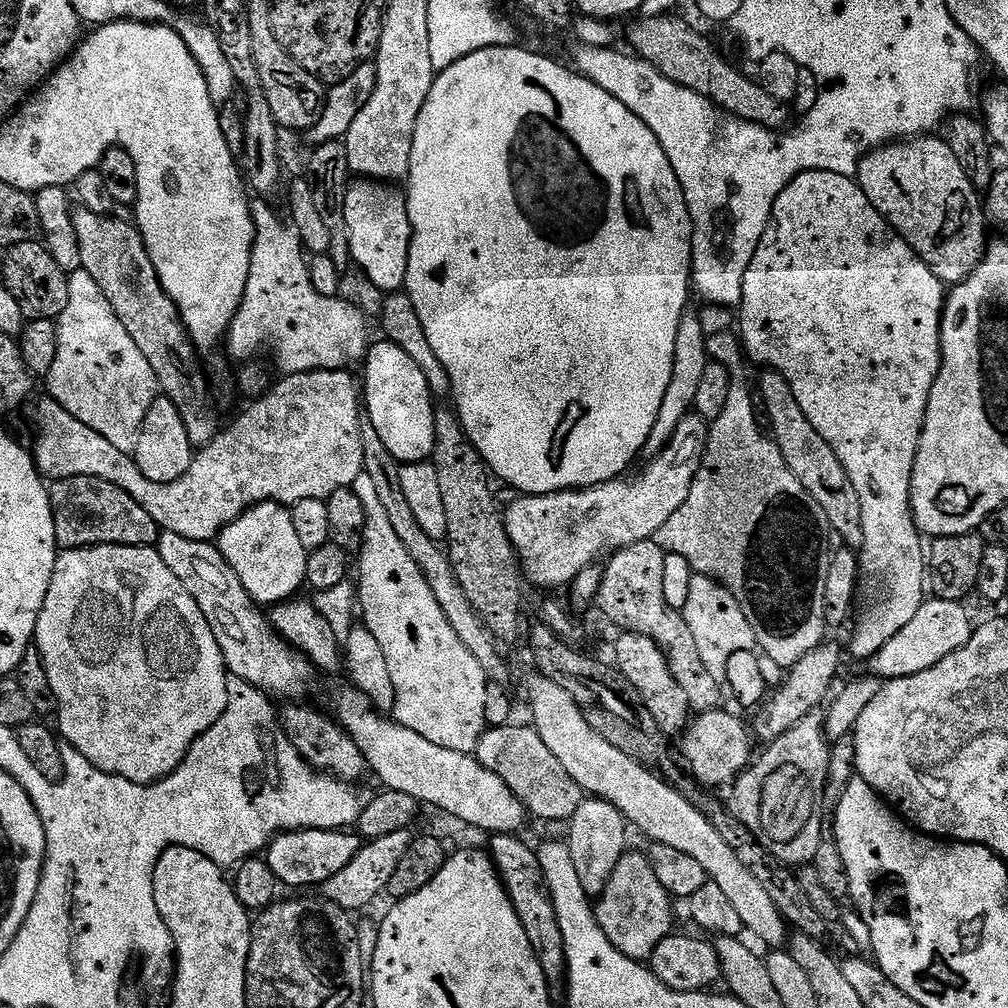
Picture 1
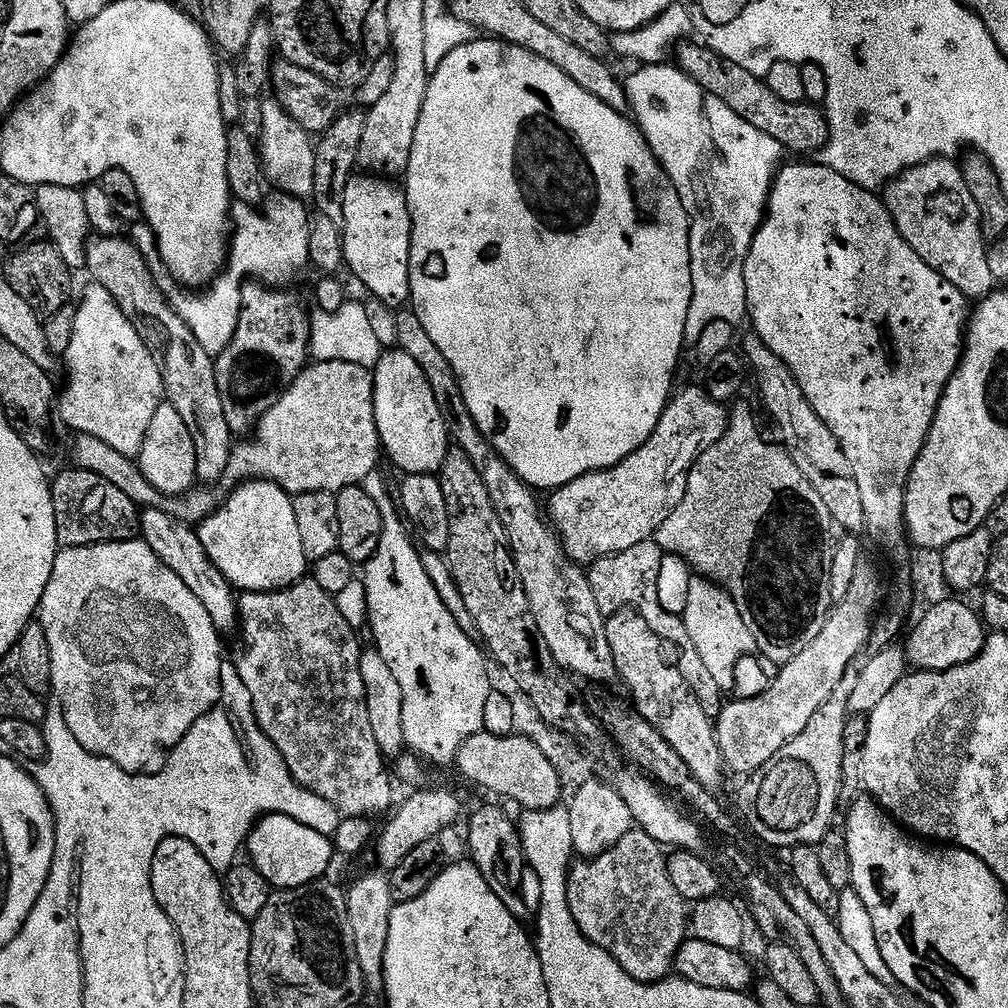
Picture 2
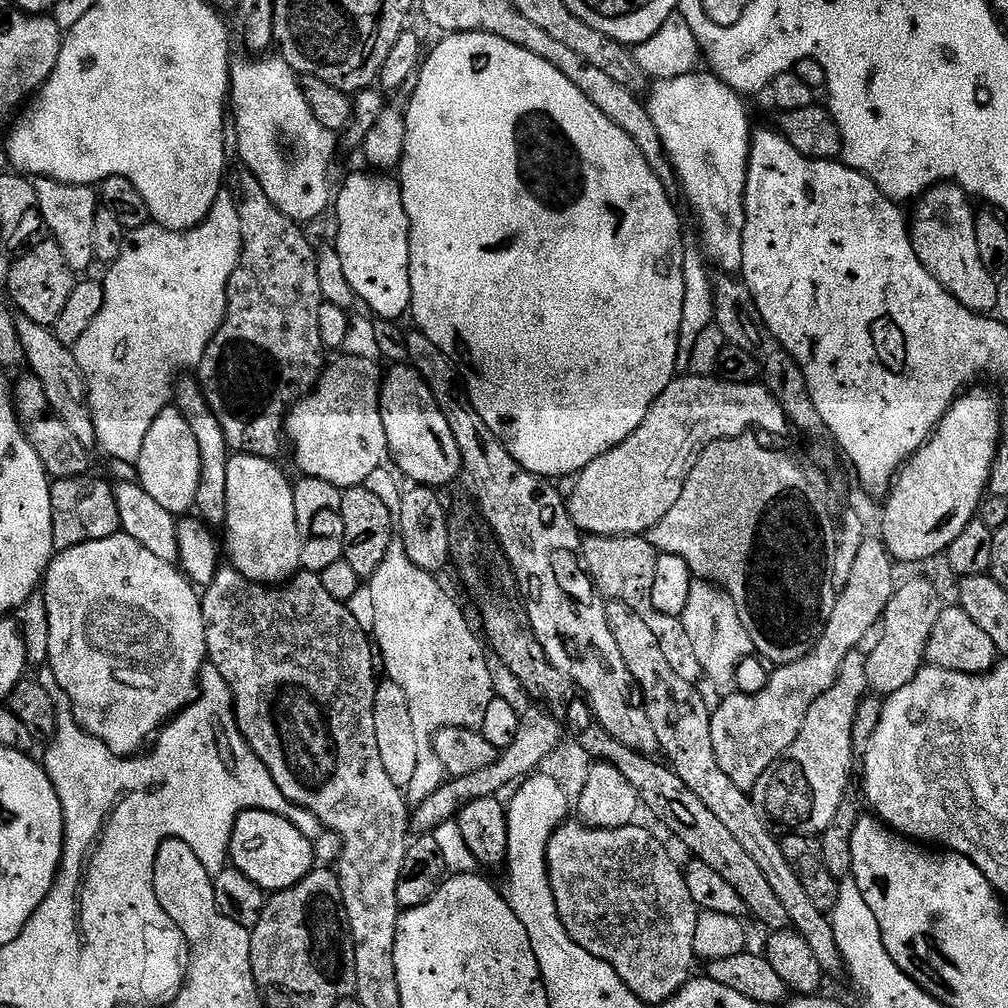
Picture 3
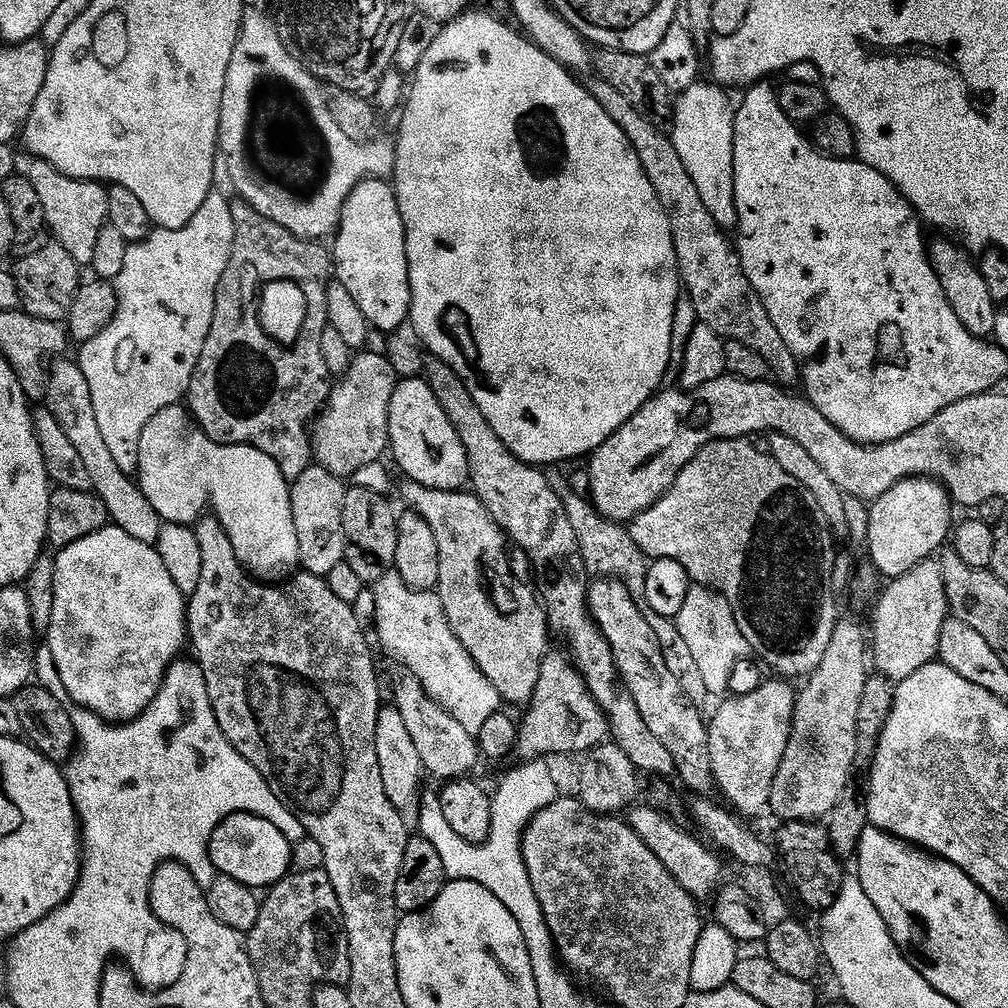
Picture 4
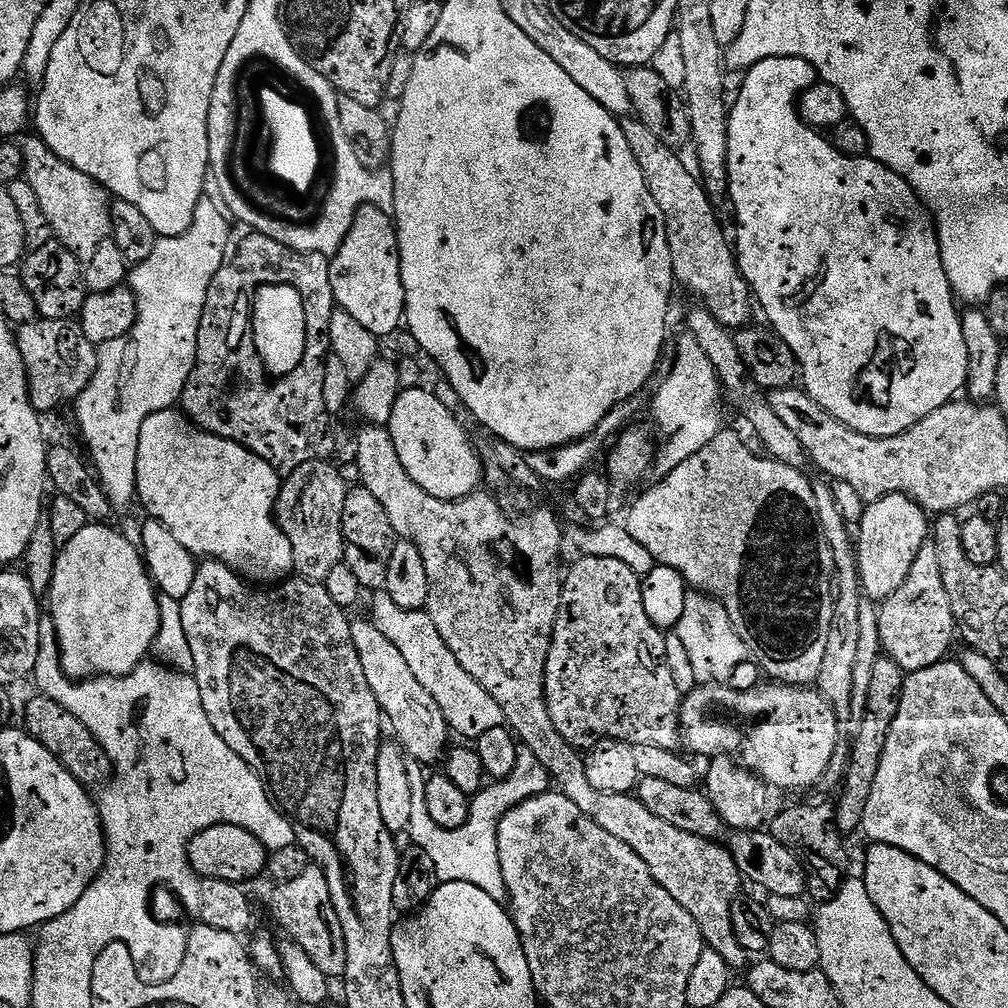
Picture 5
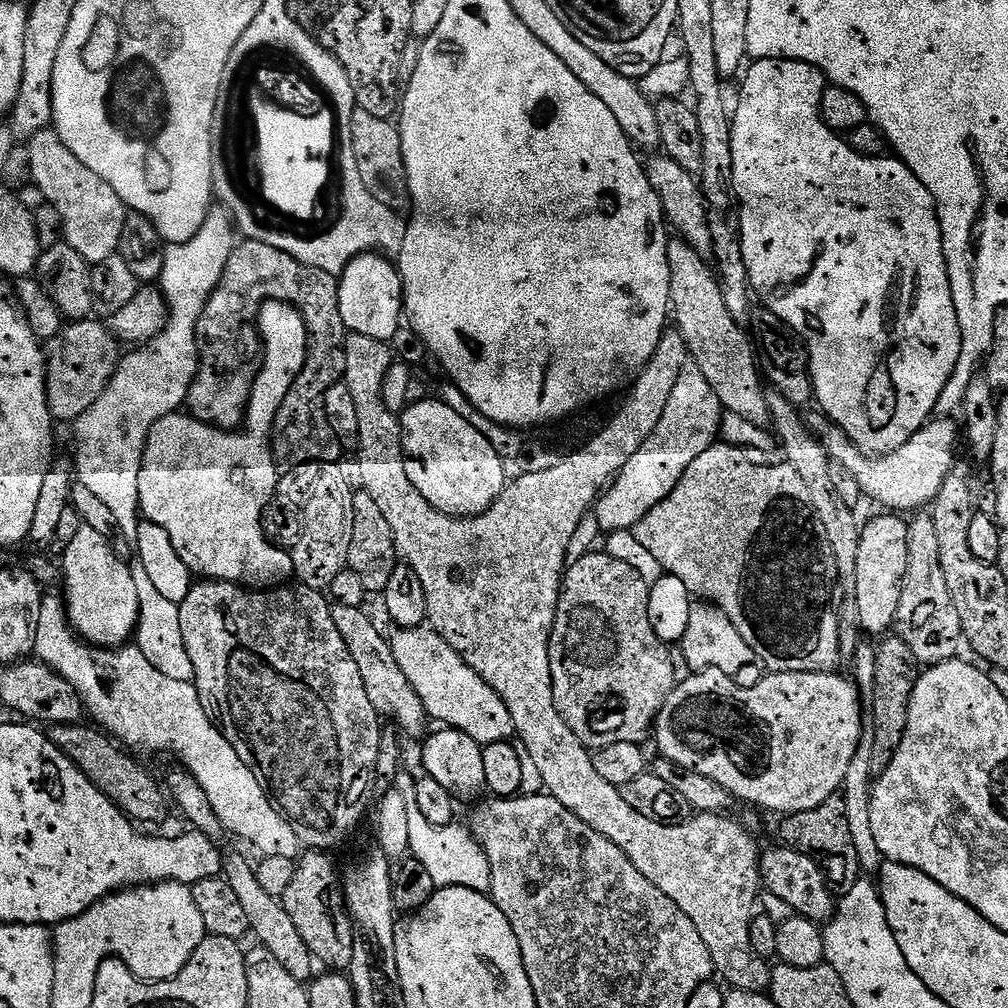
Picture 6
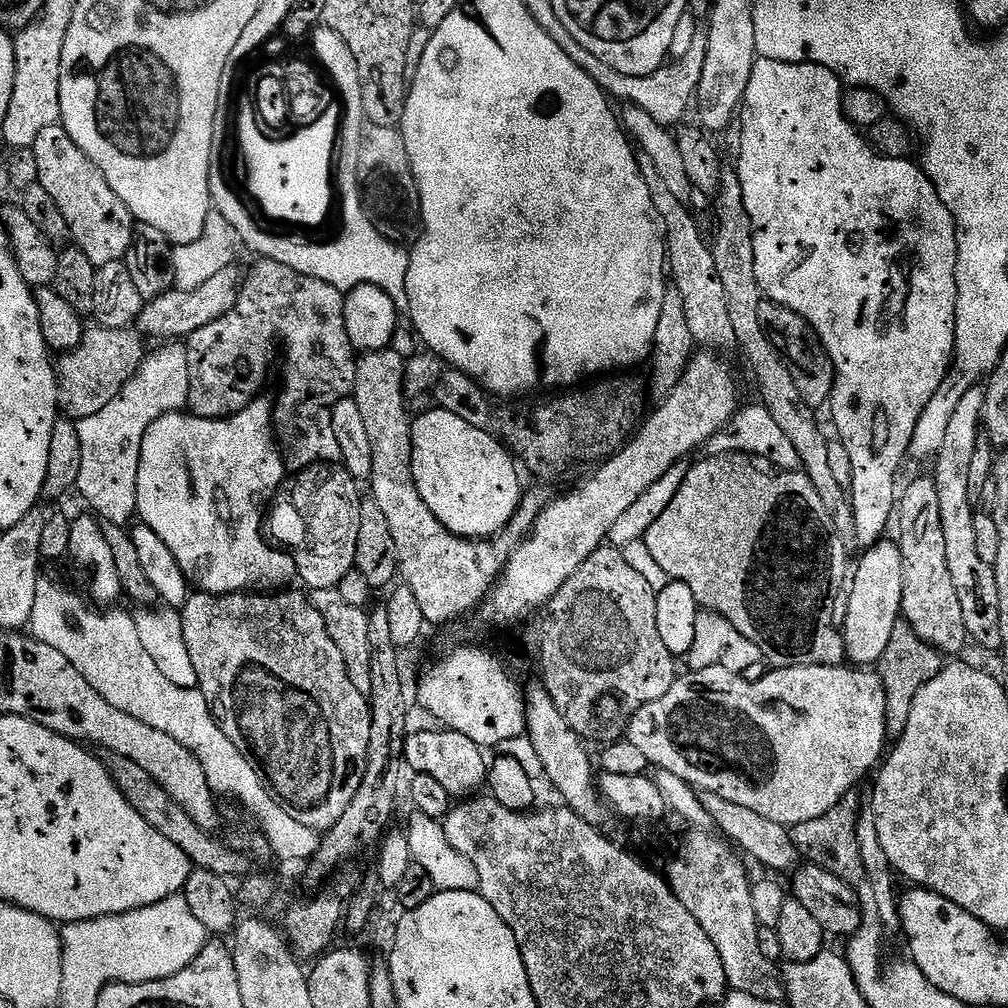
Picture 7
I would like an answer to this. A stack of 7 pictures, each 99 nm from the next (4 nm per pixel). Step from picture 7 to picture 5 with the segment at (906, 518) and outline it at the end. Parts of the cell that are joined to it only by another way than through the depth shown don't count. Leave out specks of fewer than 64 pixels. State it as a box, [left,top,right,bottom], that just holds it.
[878,543,958,674]

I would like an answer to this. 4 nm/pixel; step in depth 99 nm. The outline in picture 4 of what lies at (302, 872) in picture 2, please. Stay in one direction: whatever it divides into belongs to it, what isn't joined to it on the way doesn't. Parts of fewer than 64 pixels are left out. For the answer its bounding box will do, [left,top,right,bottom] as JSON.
[208,812,293,890]

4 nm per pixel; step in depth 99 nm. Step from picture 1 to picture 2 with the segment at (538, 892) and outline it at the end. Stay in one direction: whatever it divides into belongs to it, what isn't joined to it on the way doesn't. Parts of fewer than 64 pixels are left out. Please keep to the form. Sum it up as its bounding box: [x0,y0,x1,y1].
[466,804,528,918]

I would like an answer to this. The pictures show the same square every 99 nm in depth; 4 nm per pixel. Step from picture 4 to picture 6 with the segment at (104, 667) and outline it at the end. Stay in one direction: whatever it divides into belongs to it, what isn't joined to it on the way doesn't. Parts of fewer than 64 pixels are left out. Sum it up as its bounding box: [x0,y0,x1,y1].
[62,527,139,648]

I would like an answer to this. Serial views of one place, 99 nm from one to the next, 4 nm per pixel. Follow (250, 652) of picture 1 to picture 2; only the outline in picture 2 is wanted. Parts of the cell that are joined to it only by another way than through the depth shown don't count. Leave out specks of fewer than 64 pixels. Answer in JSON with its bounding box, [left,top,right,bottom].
[139,508,238,634]

